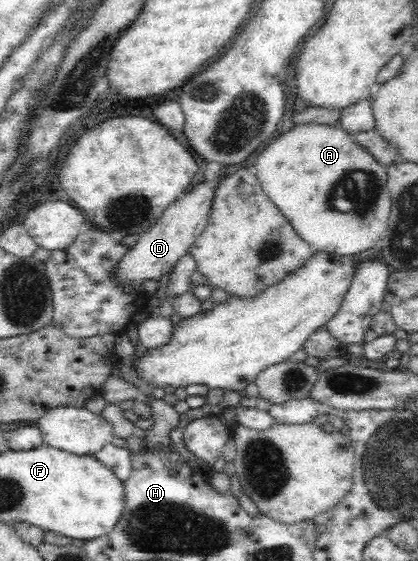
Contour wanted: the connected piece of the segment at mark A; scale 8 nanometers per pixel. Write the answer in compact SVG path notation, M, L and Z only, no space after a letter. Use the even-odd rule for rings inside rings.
M314 122L298 124L282 136L274 137L272 144L268 144L262 154L259 153L252 169L266 196L282 210L300 238L315 251L354 256L378 244L389 225L392 203L387 185L387 166L380 164L370 152L356 144L351 136L352 133L339 125Z

